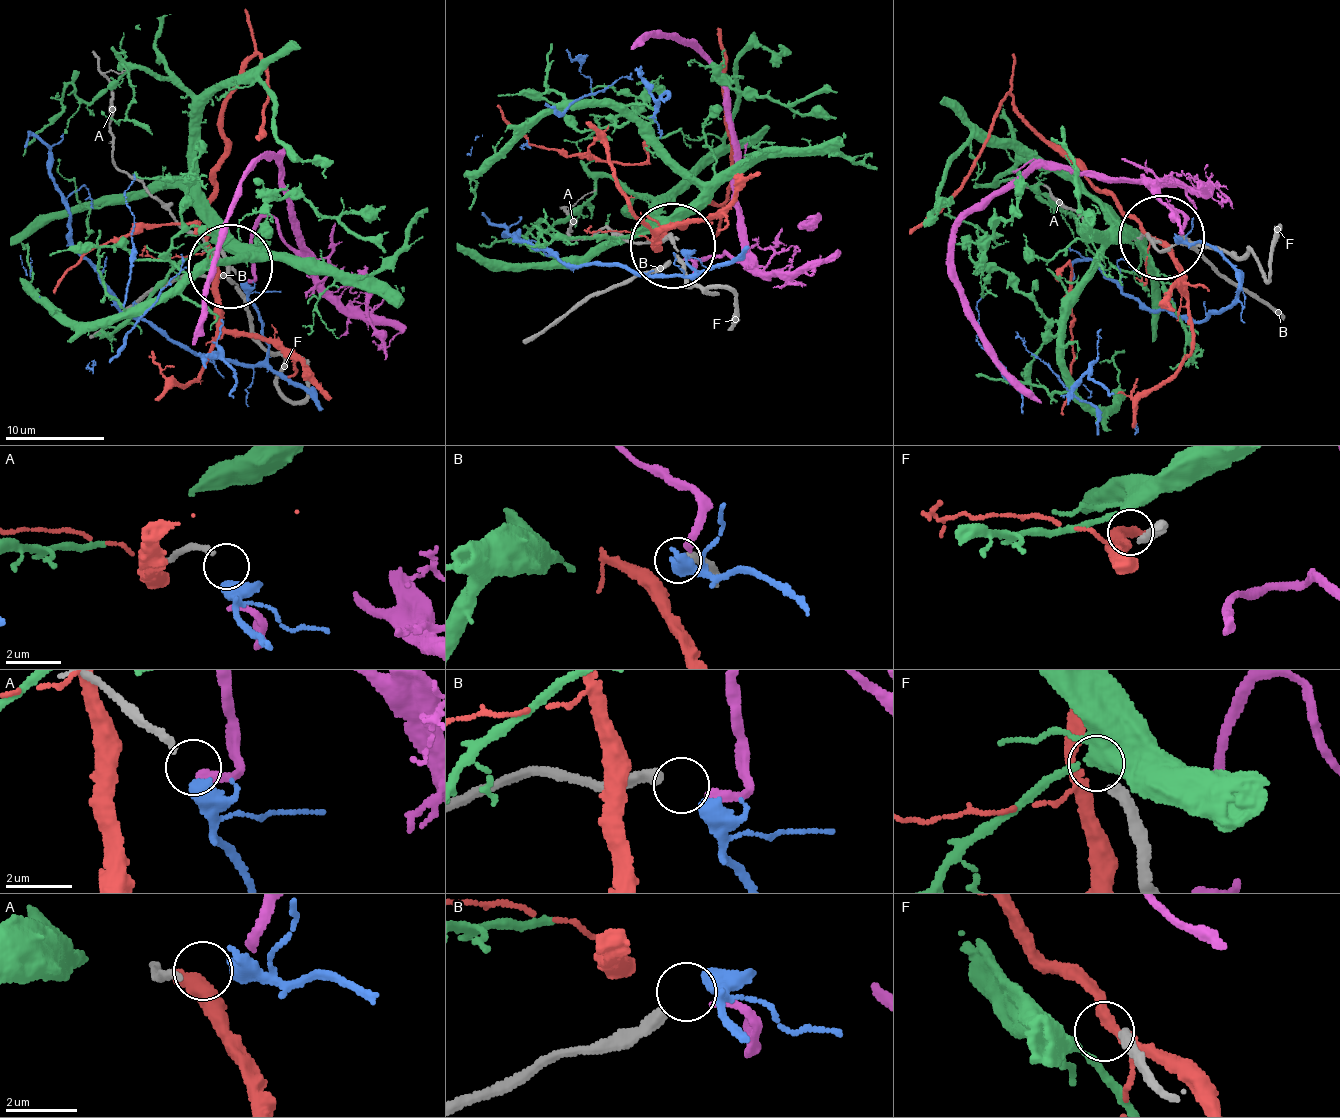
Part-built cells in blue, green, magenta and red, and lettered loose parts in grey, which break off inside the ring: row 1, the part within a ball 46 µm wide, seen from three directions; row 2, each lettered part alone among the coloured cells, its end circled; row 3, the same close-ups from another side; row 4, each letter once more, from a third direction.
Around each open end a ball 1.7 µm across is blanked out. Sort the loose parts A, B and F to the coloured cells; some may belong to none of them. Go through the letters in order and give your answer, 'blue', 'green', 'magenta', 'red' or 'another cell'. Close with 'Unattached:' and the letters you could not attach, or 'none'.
A: blue
B: magenta
F: green
Unattached: none

